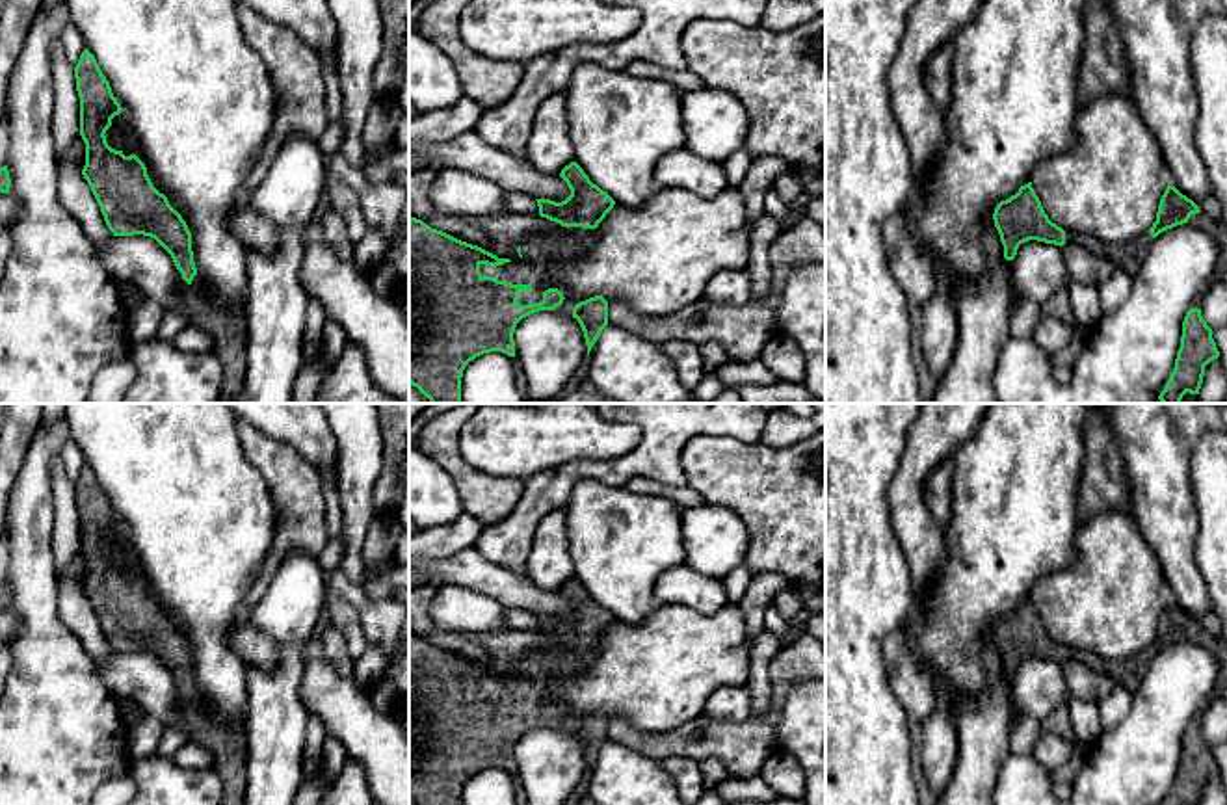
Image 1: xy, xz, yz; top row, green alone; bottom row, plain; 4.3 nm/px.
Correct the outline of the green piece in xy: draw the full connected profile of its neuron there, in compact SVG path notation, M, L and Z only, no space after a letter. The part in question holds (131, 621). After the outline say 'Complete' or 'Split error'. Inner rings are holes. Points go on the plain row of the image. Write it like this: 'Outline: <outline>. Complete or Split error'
Outline: M86 465L74 483L80 513L80 552L86 560L84 595L100 623L113 653L143 651L154 654L173 675L190 701L175 729L214 755L212 770L223 785L223 805L244 805L247 790L247 736L244 727L219 727L204 708L191 667L191 649L182 632L160 610L145 580L125 573L106 558L112 535L123 528L95 472Z. Split error

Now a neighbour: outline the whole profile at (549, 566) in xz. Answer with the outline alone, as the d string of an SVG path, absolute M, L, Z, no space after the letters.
M563 509L545 515L539 522L524 565L524 576L547 591L560 591L565 582L574 578Z

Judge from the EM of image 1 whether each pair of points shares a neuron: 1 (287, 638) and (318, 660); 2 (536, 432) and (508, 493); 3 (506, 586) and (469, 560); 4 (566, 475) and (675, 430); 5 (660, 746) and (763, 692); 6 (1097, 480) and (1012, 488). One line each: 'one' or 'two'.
1: two
2: two
3: one
4: one
5: two
6: two

